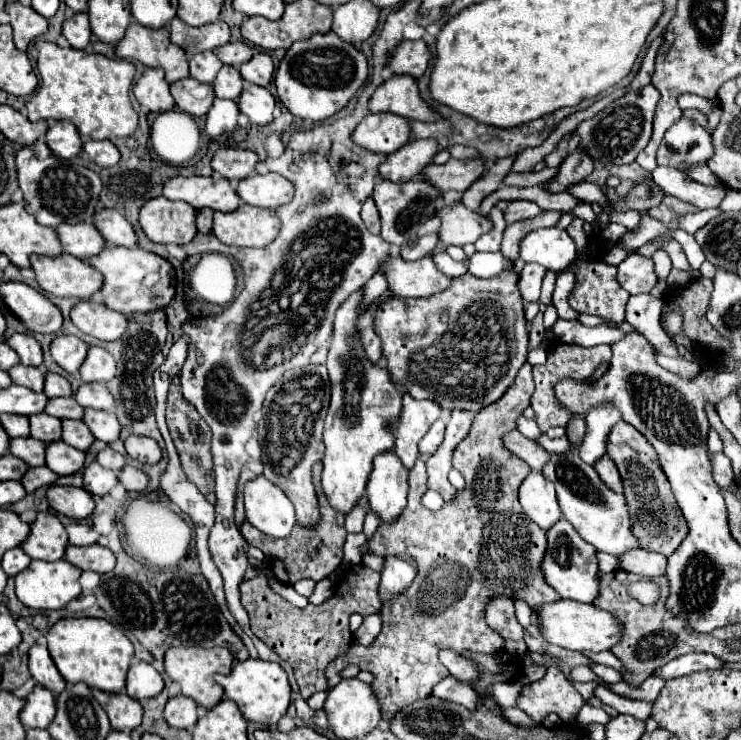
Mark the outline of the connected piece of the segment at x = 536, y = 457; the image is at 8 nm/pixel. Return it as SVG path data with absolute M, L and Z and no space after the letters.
M517 429L505 433L503 443L505 449L513 451L513 455L523 459L531 467L531 471L541 471L541 467L549 461L549 453L543 447L539 447L535 441L523 437Z

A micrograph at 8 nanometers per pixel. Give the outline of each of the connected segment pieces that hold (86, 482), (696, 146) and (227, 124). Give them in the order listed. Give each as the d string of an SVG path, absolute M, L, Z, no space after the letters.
M91 463L83 467L83 489L91 495L107 495L111 487L119 483L117 473L101 467L99 463Z
M681 117L665 133L657 151L657 163L685 171L683 163L687 165L705 163L711 155L713 155L713 145L709 131L703 129L699 123L695 123L693 119Z
M215 99L213 107L207 111L205 119L205 133L209 137L219 137L221 133L229 133L237 127L237 103L235 101L225 101L225 99Z

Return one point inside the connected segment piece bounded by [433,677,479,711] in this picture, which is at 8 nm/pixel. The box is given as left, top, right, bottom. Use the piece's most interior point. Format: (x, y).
(450, 689)

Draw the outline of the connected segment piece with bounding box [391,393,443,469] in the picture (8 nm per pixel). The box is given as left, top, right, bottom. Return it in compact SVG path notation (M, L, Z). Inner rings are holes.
M403 395L403 409L397 423L391 425L391 433L395 435L393 453L401 459L405 469L413 469L417 461L417 445L429 427L441 417L441 407L429 399L417 401L411 395Z

